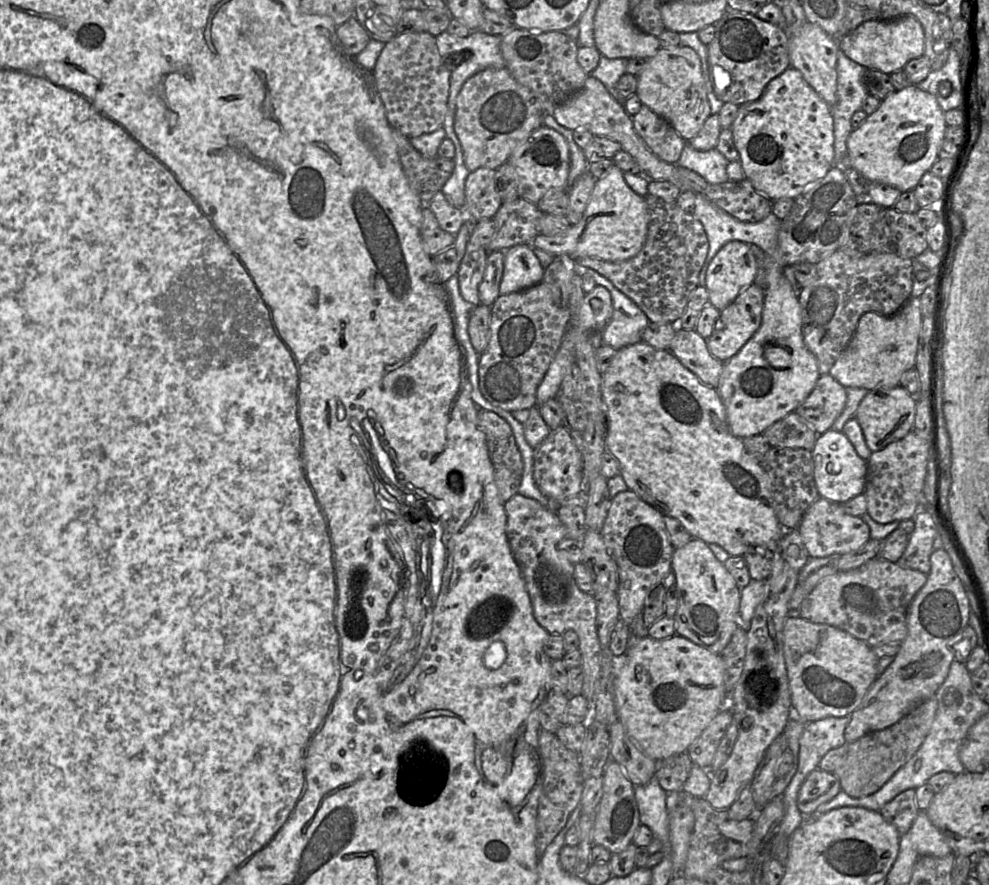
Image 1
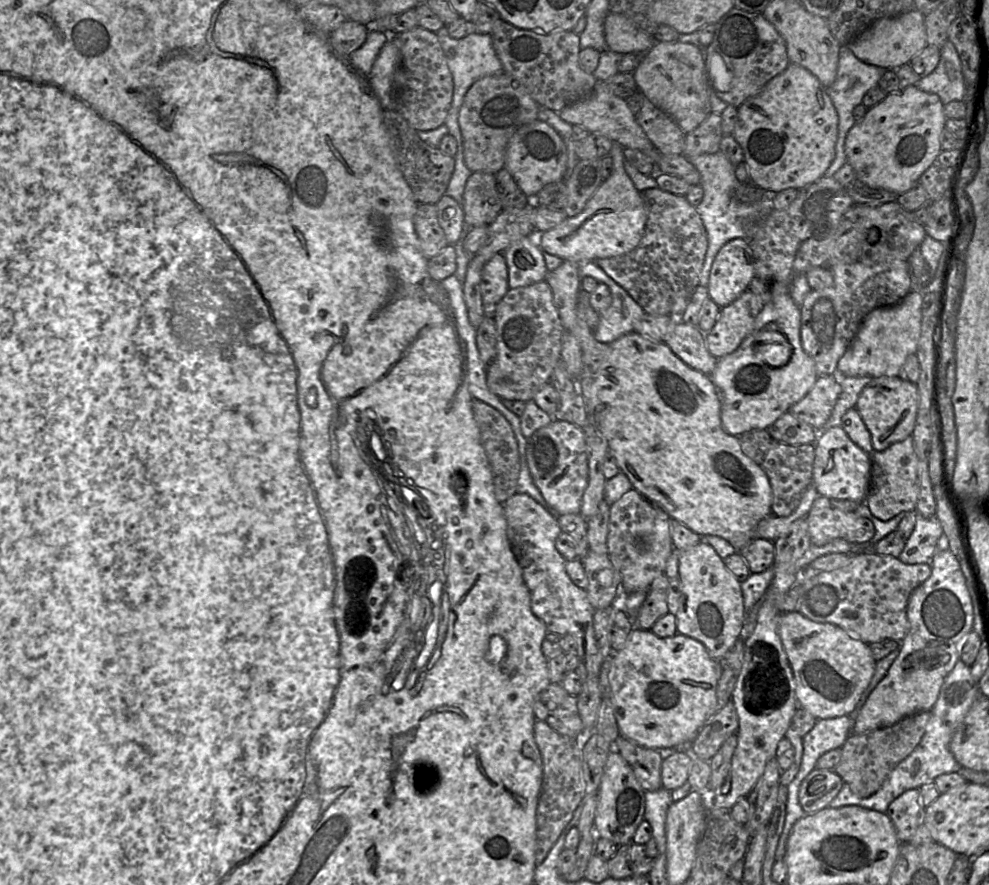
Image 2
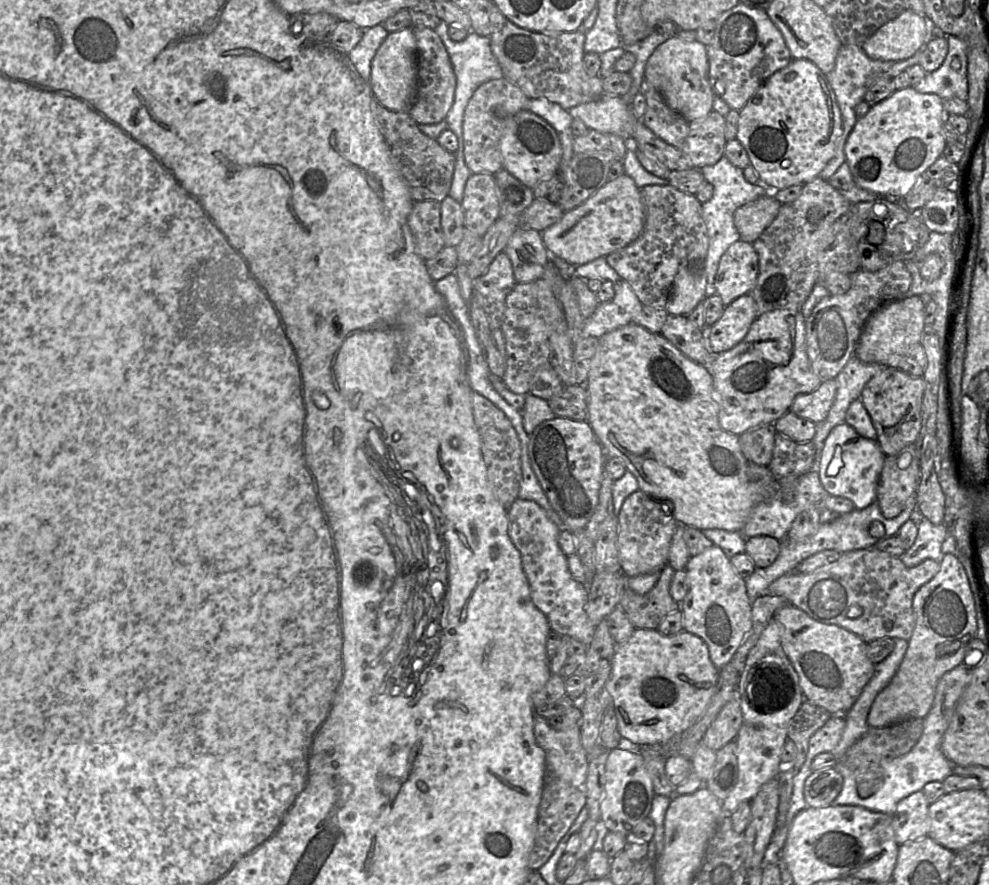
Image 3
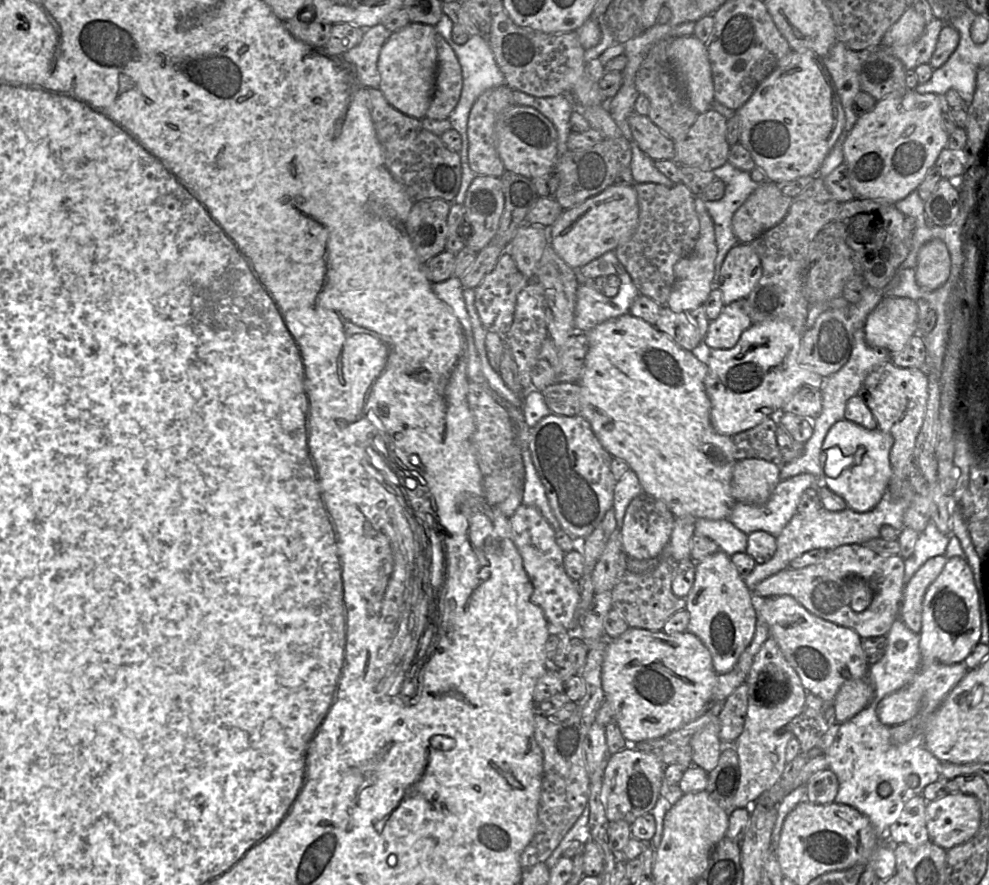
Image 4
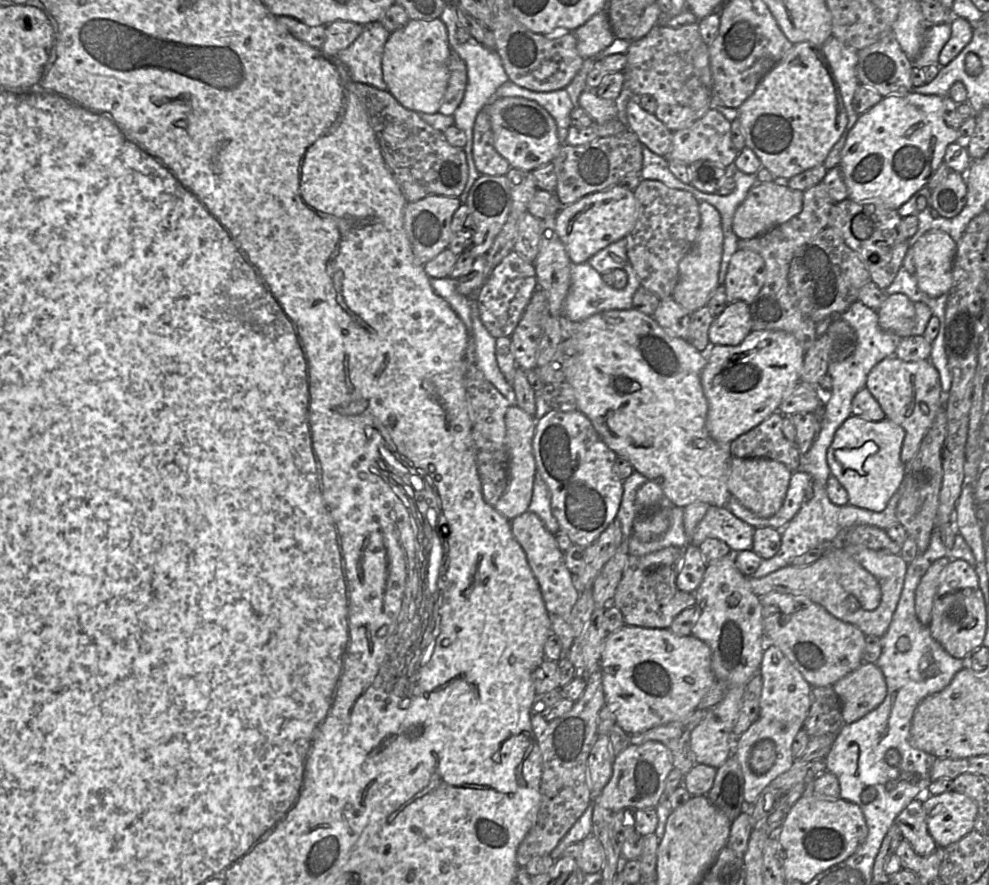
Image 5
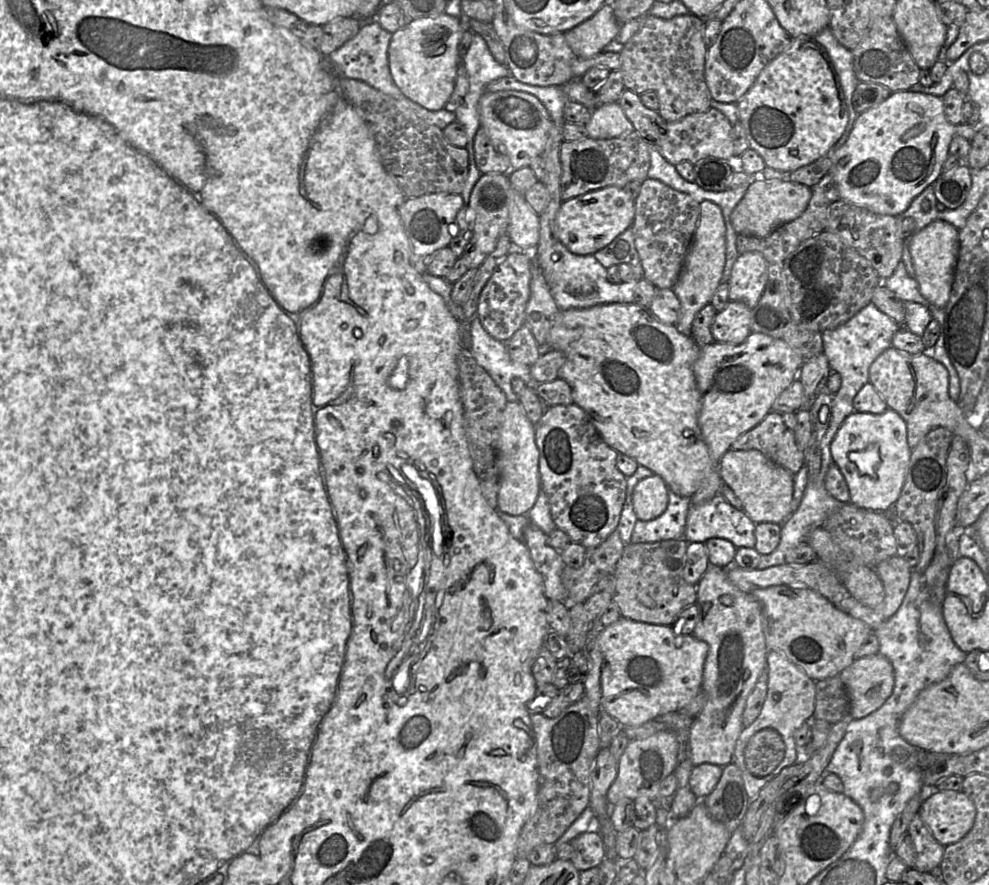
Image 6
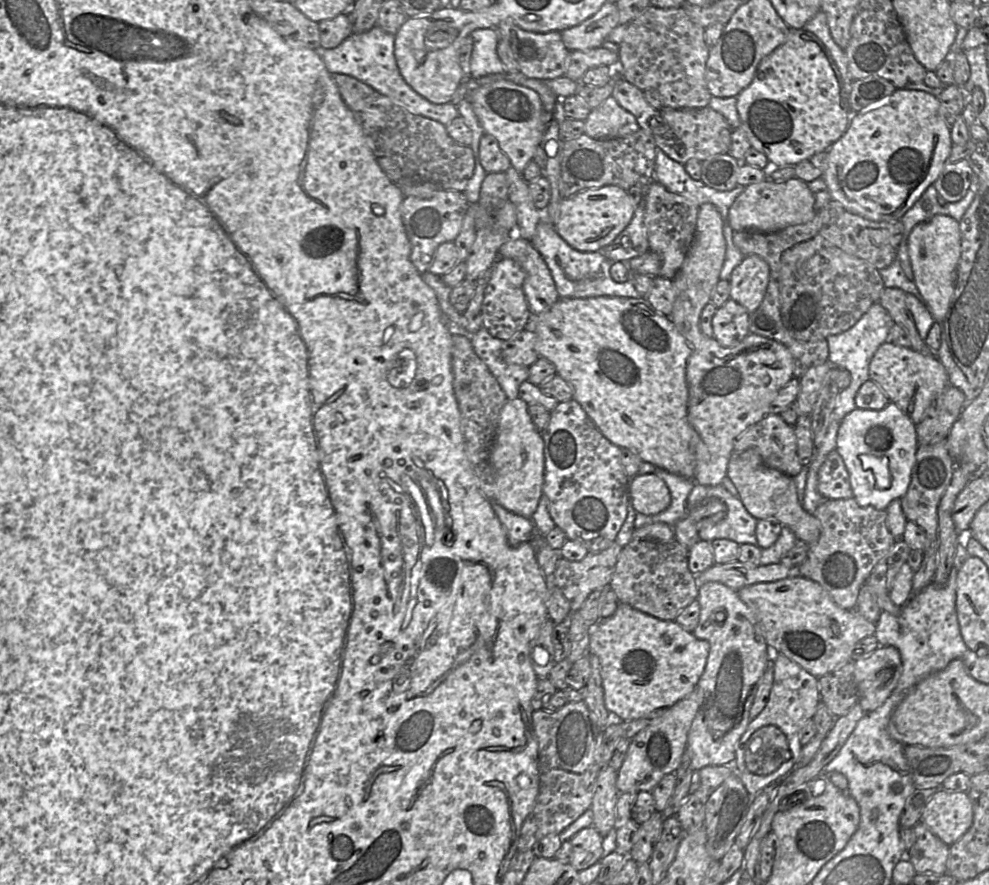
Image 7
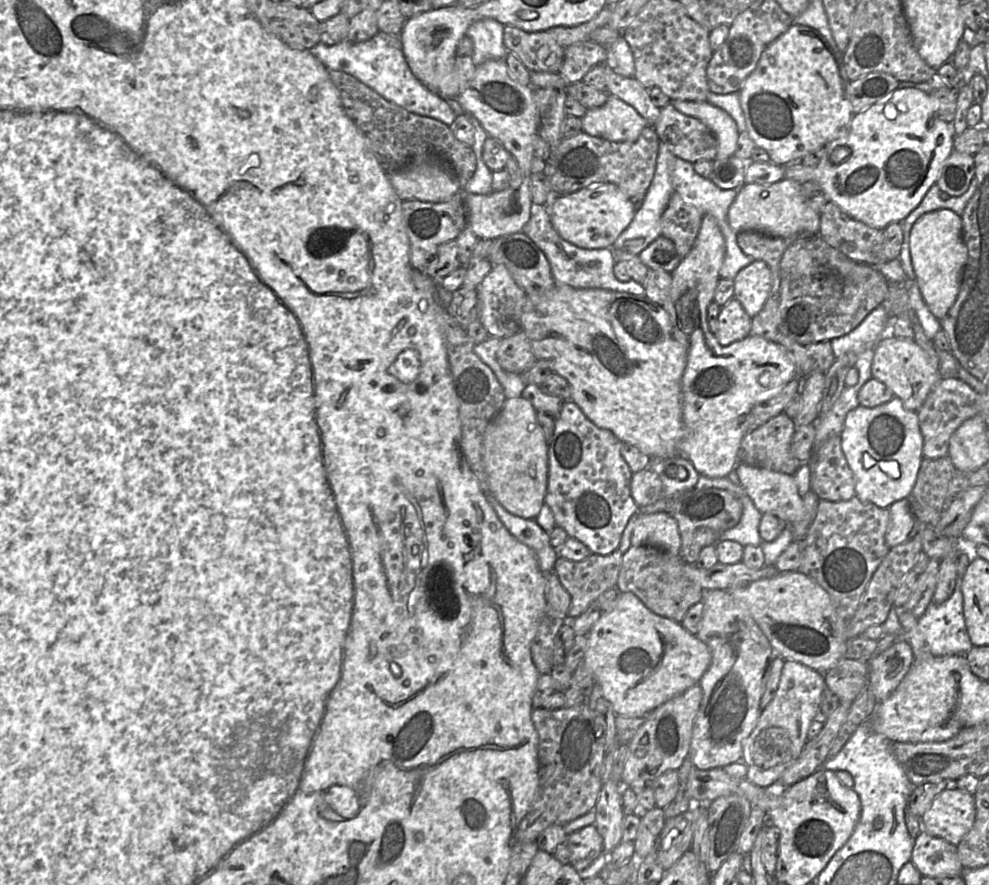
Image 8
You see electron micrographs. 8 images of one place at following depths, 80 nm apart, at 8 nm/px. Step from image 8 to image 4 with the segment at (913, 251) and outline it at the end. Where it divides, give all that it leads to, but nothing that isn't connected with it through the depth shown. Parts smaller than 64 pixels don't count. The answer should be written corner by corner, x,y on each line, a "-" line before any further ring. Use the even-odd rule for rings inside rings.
940,239
924,244
917,256
917,284
925,291
936,290
946,283
950,273
951,258
946,244

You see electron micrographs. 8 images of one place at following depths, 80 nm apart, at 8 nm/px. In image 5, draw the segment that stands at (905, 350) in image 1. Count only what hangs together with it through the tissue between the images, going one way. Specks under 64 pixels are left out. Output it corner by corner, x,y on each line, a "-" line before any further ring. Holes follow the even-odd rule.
904,294
888,295
877,310
879,326
899,338
912,335
916,323
914,303

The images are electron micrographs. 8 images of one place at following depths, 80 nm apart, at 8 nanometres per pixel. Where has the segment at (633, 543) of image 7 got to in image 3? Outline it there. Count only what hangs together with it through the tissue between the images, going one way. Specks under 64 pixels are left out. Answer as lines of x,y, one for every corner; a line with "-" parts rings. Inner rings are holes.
665,565
652,589
642,595
635,593
628,587
624,588
618,607
623,610
635,629
657,630
659,624
667,615
680,610
680,603
675,602
670,595
670,584
674,573
675,570
671,566

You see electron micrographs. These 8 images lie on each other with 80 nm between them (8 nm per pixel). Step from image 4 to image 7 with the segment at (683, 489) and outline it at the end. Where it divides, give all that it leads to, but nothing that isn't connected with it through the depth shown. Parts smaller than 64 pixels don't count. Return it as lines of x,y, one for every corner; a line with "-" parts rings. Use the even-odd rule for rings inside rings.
597,296
589,298
559,298
559,300
546,312
531,316
527,329
535,335
535,350
540,357
552,362
556,368
556,374
562,377
573,390
573,399
577,401
595,426
605,438
620,447
628,448
635,452
647,463
664,469
672,474
687,479
694,479
696,467
696,448
699,436
691,426
688,419
688,385
686,380
686,368
691,348
668,316
656,311
647,298

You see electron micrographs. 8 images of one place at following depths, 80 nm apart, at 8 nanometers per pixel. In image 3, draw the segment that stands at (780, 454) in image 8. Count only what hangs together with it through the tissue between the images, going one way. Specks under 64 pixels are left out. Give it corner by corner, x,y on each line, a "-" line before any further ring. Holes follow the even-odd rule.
774,423
741,434
740,446
746,459
760,466
768,466
773,456
776,434

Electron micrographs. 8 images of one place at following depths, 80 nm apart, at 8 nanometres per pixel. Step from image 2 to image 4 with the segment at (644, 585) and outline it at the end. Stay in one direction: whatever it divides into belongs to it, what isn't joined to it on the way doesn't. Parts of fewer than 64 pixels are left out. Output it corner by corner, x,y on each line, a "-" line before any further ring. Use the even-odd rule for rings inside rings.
642,493
627,507
621,530
622,545
630,559
646,560
658,557
670,541
676,517
667,505
650,494

